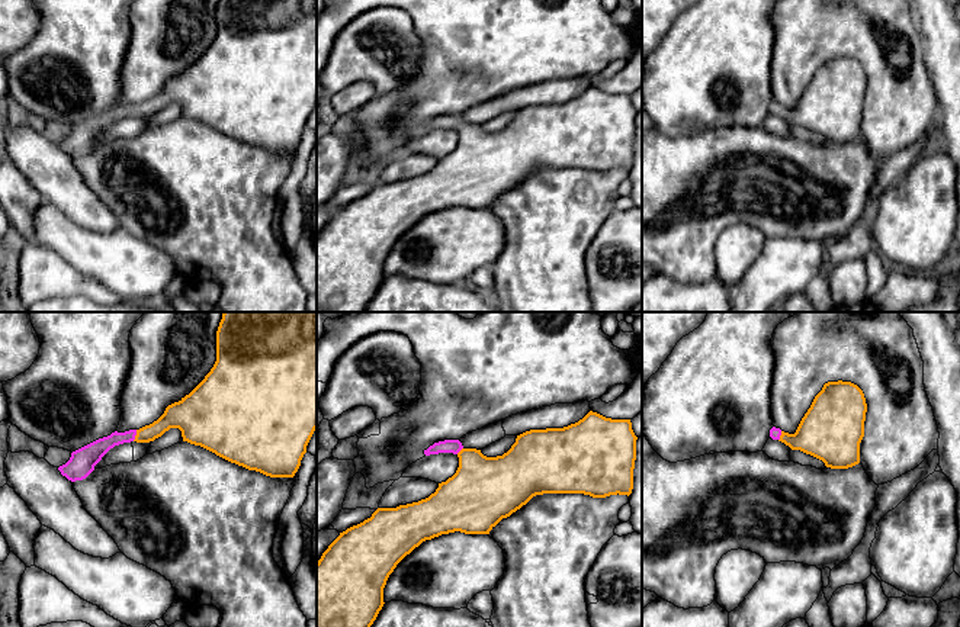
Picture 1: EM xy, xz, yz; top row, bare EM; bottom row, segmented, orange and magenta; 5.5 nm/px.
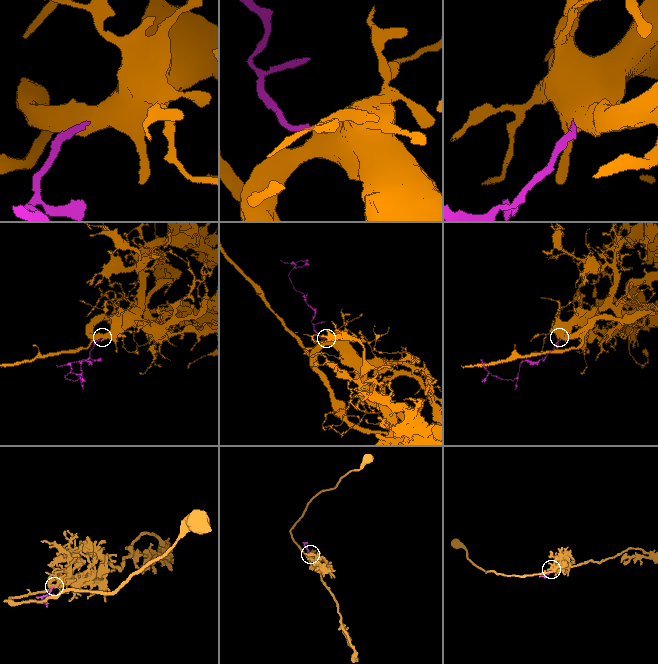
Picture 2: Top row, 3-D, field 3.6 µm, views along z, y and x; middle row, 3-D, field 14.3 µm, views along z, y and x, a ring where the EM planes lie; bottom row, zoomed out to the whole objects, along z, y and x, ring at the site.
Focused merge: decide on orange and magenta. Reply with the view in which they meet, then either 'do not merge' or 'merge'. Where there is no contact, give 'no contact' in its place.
xy | merge

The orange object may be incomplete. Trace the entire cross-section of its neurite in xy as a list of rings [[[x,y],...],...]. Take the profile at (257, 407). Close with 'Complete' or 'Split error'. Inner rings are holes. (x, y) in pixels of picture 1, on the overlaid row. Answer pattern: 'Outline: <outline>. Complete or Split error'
Outline: [[[224,312],[216,331],[216,361],[205,379],[150,425],[112,433],[71,453],[58,470],[68,480],[83,480],[102,457],[123,443],[150,443],[170,428],[182,431],[183,441],[270,478],[293,478],[317,430],[317,312]]]. Split error

